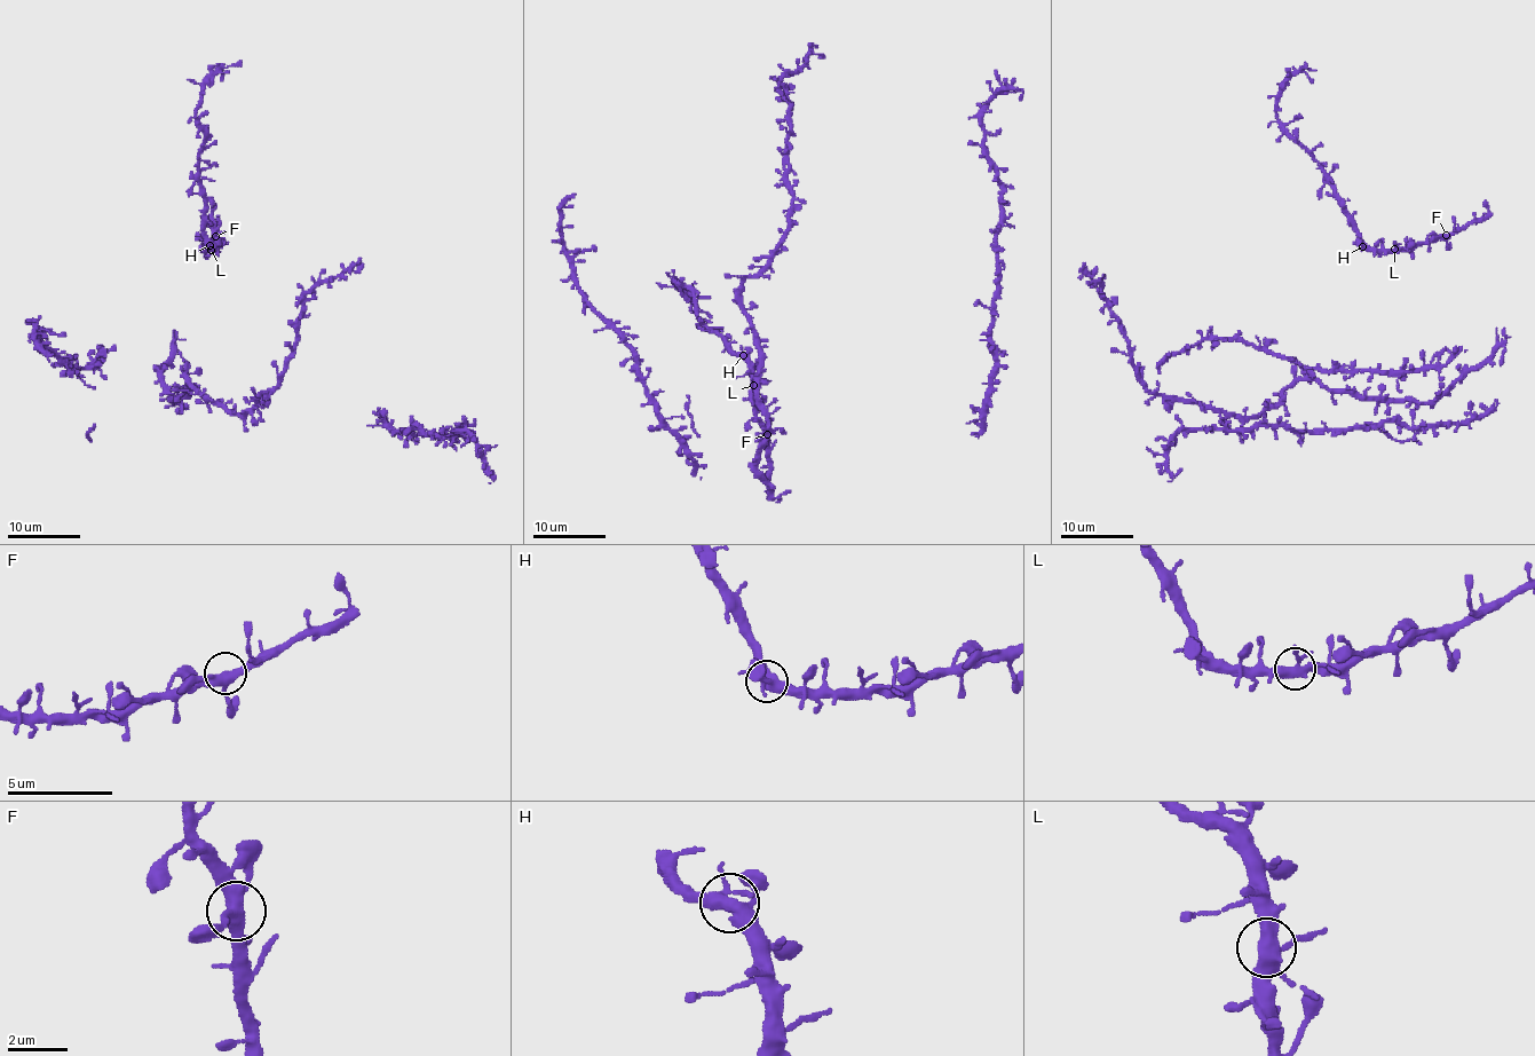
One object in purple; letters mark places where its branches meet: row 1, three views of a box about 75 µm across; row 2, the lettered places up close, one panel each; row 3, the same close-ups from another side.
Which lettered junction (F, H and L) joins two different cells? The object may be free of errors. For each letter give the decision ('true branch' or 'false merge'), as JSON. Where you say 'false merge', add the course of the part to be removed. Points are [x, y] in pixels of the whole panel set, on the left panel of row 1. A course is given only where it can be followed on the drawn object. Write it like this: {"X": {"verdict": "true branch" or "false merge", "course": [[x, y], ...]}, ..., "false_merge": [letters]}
{"F": {"verdict": "true branch"}, "H": {"verdict": "true branch"}, "L": {"verdict": "true branch"}, "false_merge": []}

